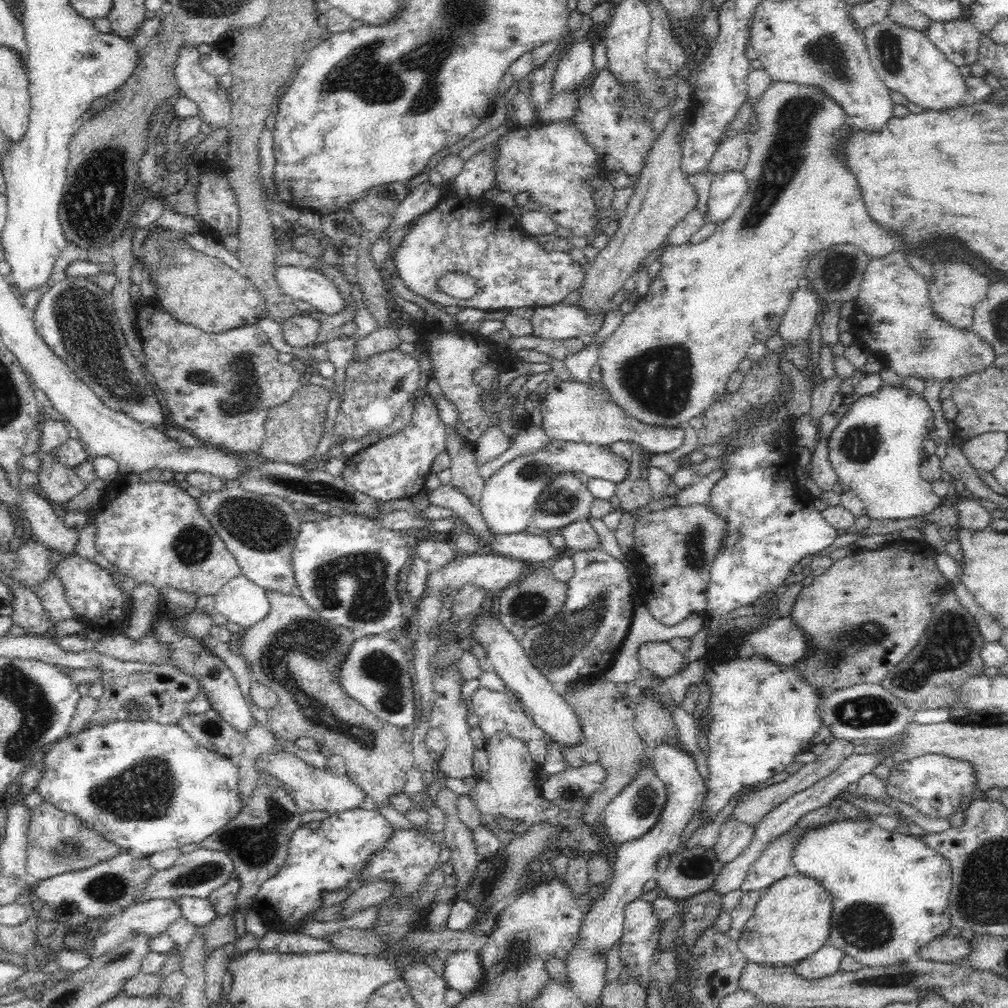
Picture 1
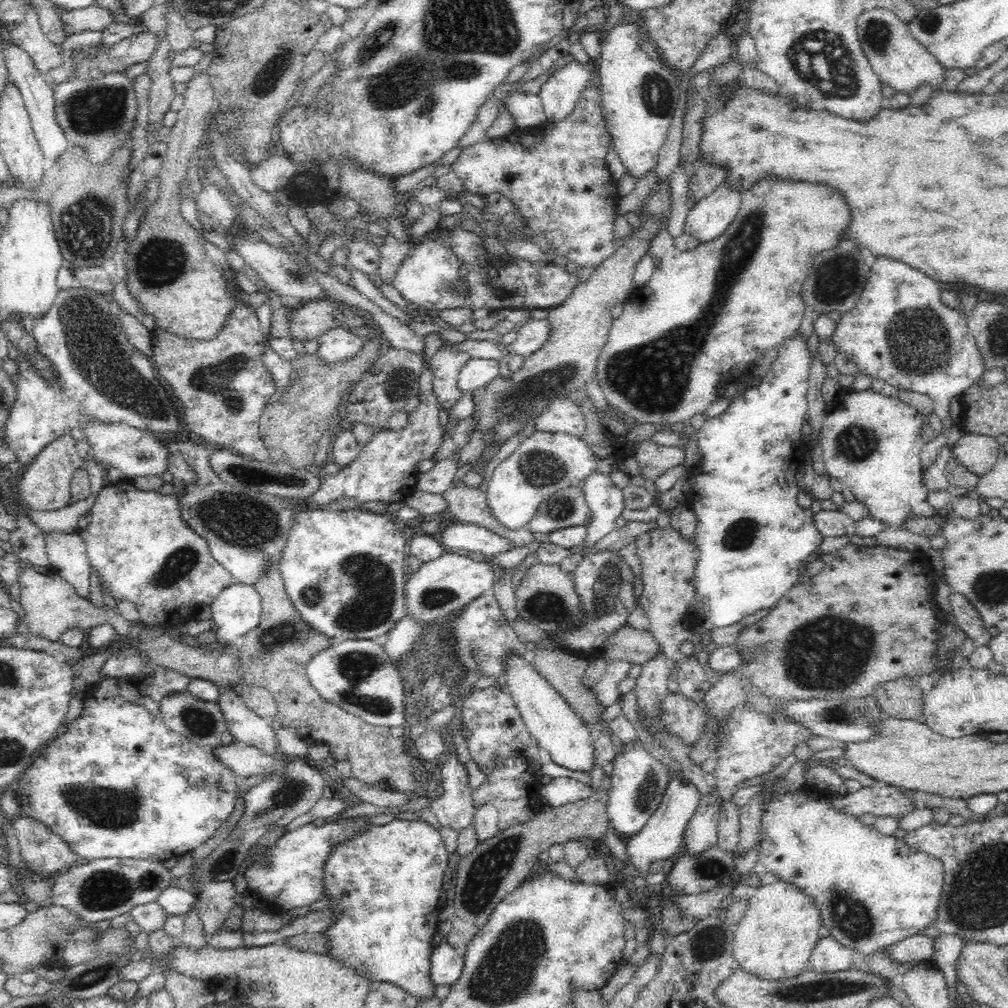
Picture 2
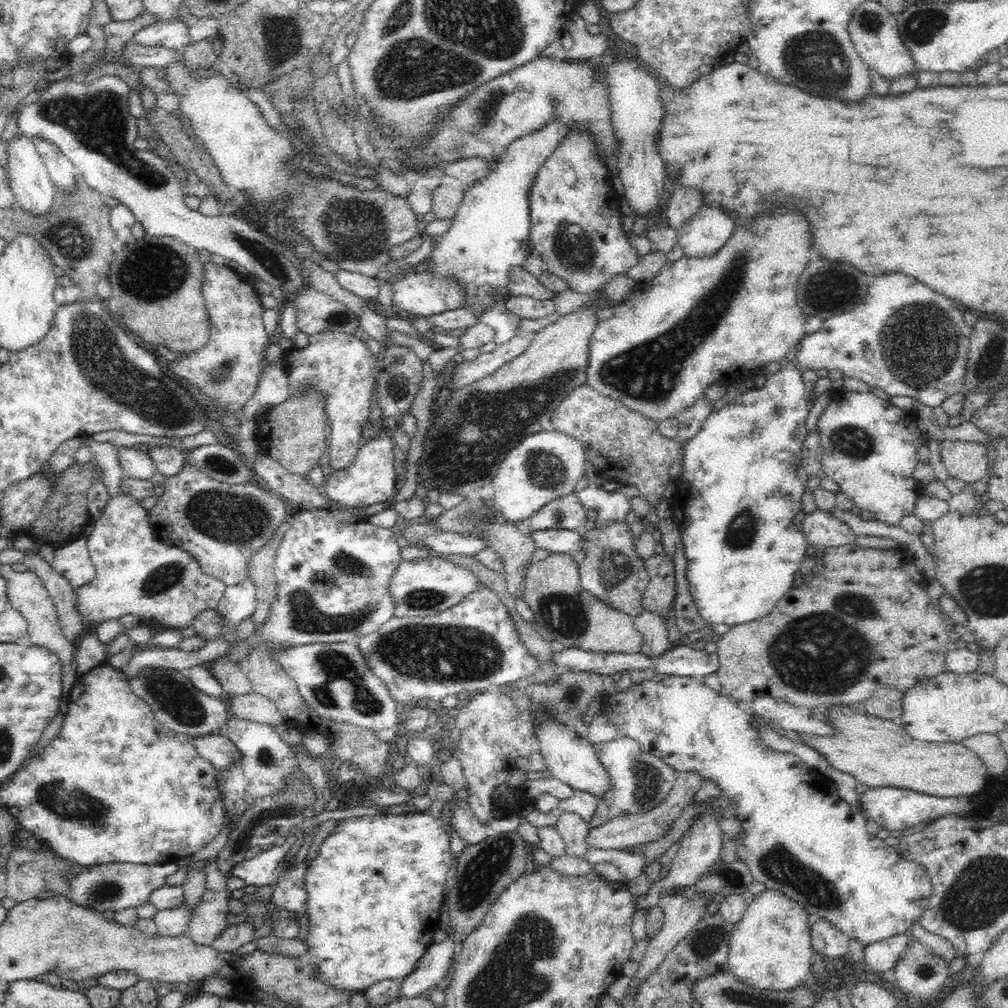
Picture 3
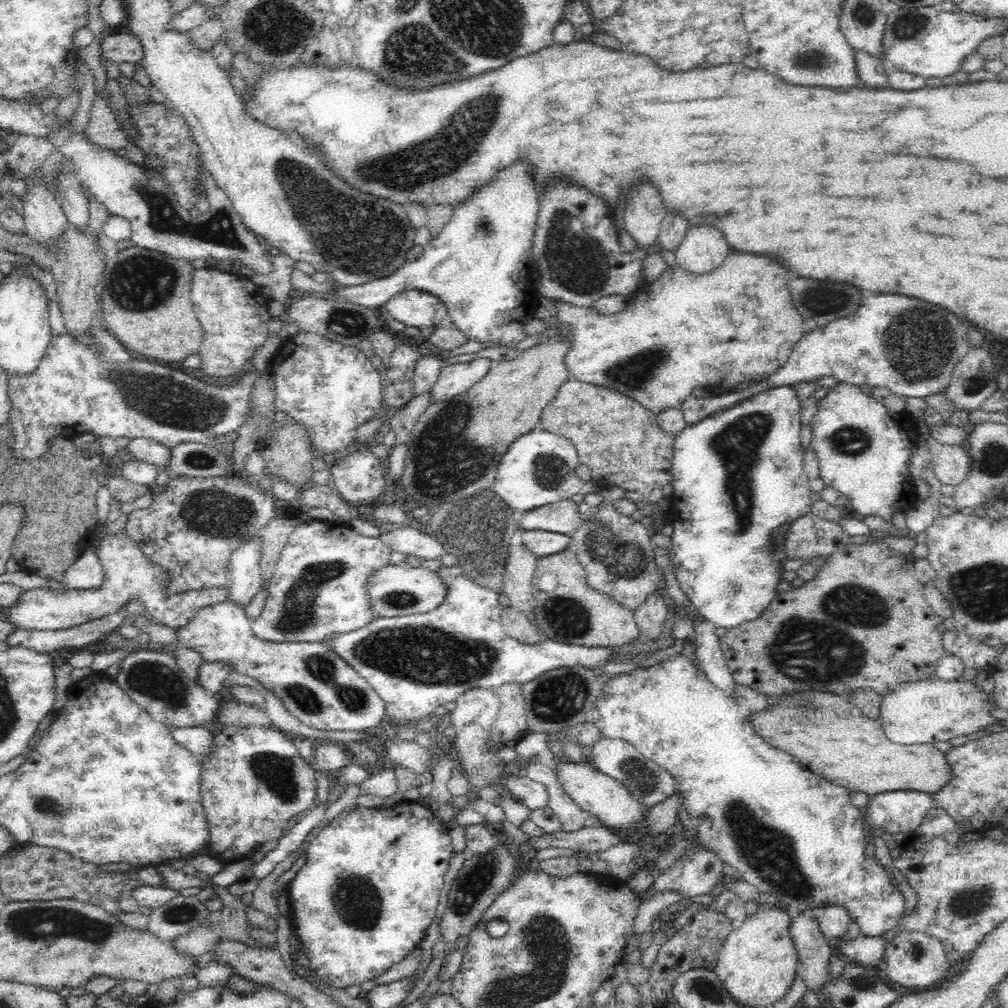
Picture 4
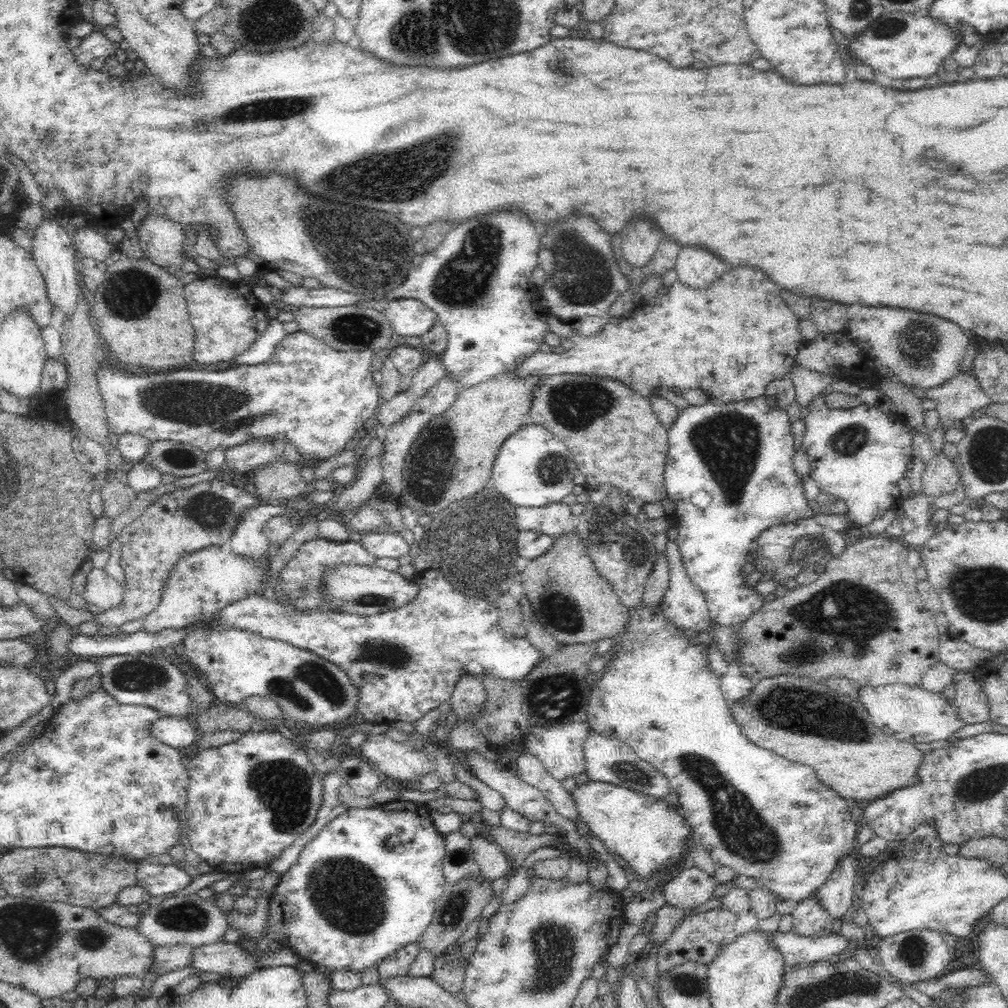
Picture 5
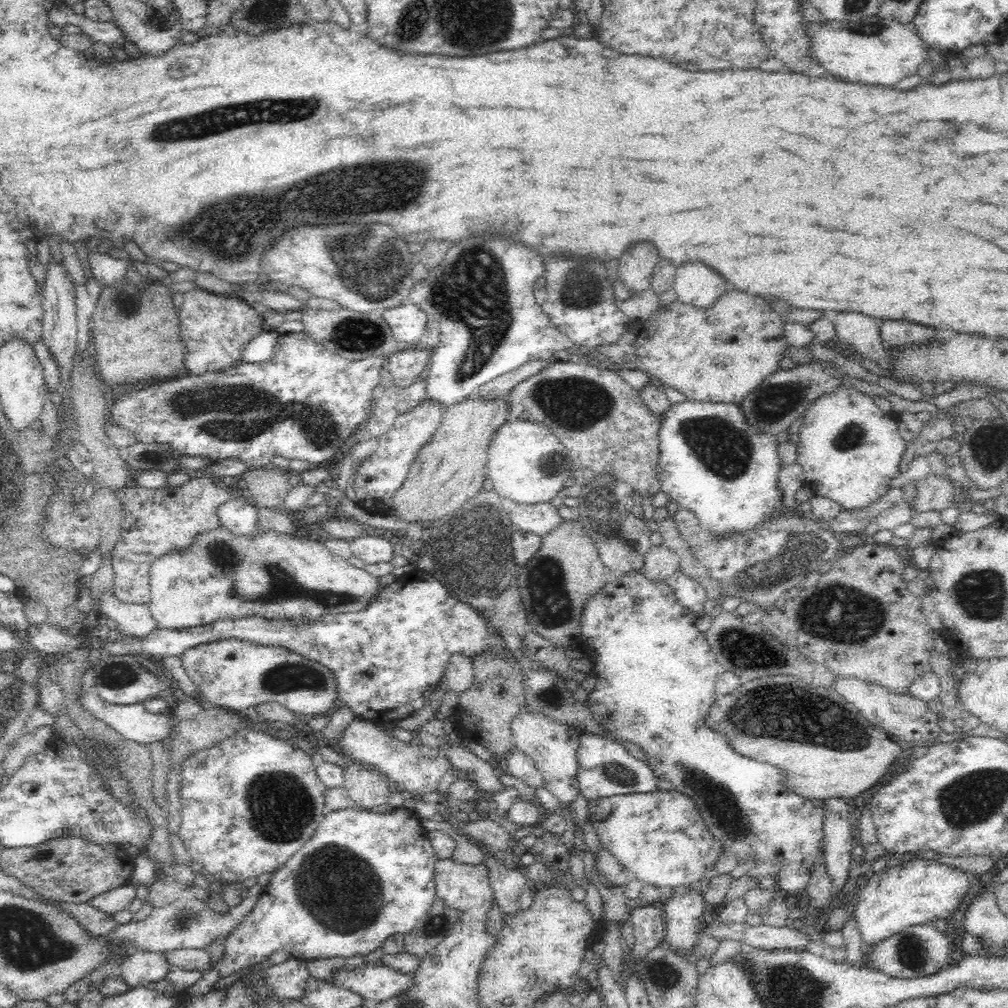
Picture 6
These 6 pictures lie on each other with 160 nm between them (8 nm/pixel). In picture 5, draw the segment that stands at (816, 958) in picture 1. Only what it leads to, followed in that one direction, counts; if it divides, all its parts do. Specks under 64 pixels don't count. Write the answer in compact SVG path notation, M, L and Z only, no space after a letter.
M848 853L838 860L837 864L834 874L830 874L830 878L816 891L816 895L822 908L828 911L832 918L847 920L853 908L857 857Z

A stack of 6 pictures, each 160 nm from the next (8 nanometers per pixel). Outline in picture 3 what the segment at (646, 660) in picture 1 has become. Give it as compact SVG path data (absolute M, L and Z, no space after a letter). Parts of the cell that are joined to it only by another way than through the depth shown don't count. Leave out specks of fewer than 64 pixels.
M550 553L548 558L534 561L527 568L524 600L534 613L534 623L552 635L565 648L589 652L636 654L641 652L642 635L636 630L634 617L616 610L594 597L580 583L579 564L572 554Z

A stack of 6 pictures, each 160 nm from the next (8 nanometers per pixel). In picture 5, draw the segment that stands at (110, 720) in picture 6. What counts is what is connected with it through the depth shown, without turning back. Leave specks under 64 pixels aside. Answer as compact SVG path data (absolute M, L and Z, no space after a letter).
M161 716L150 729L152 737L176 749L188 748L200 740L200 734L190 718Z

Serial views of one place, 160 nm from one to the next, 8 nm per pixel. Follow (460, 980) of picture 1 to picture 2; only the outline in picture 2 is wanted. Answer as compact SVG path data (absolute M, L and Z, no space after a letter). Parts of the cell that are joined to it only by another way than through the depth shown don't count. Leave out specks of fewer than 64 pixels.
M443 940L433 947L430 957L430 980L435 986L452 986L461 977L464 950L454 949Z

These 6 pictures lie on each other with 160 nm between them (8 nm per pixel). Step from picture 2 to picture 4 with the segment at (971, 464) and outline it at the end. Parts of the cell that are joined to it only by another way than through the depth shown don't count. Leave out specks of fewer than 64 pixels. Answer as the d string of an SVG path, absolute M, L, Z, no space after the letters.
M932 440L929 453L932 454L934 476L941 484L955 487L968 476L971 462L965 445L948 446Z

